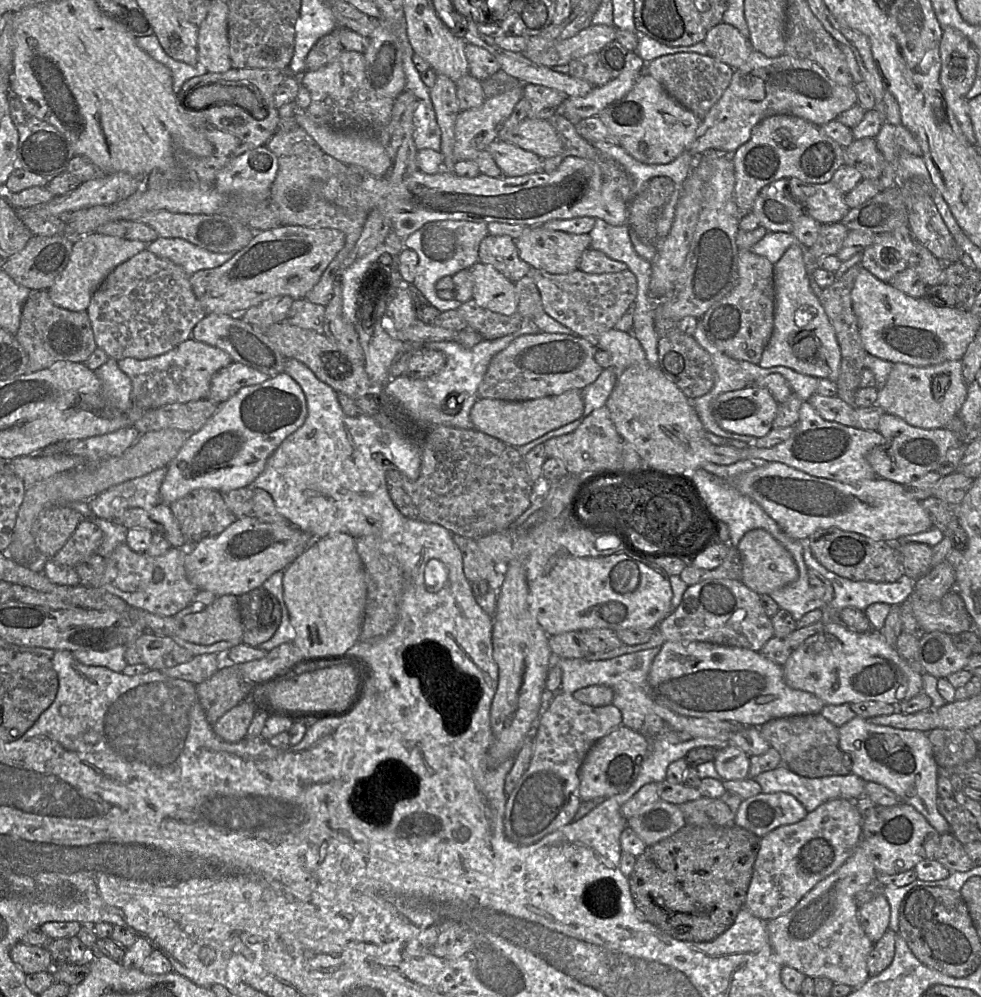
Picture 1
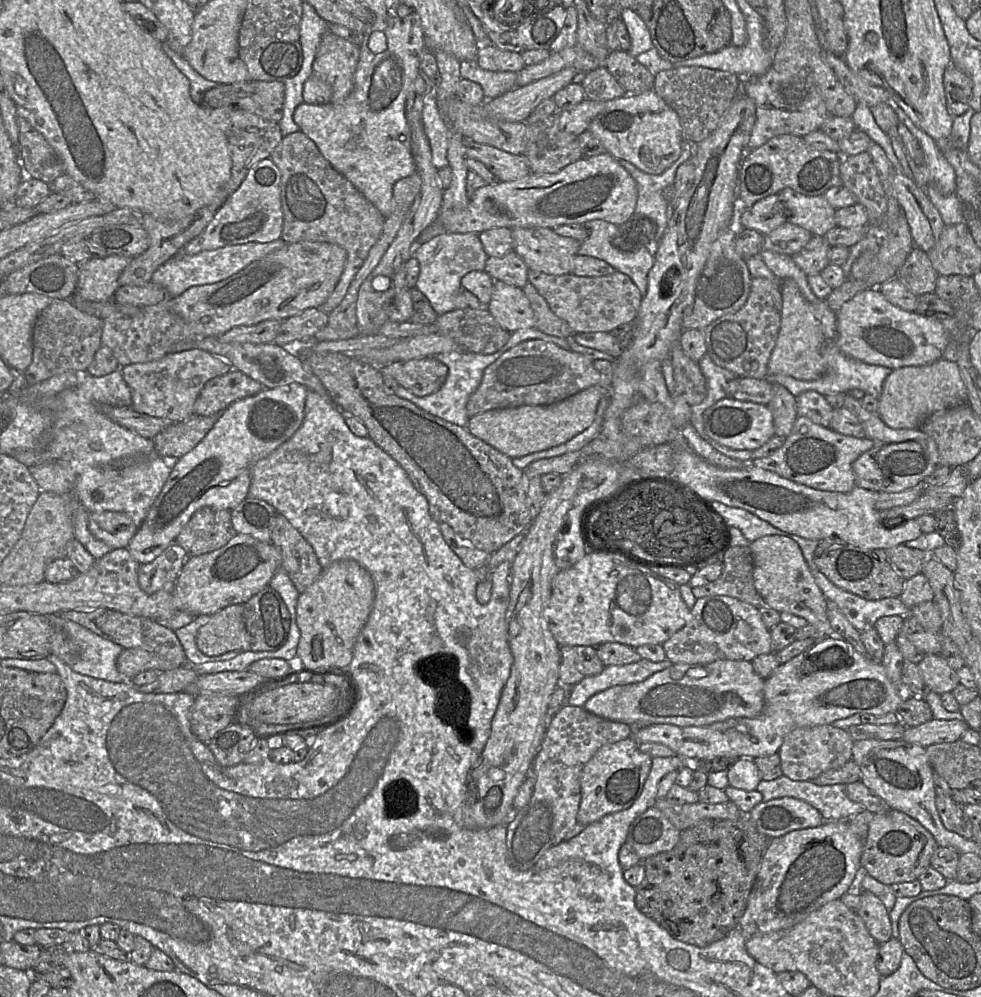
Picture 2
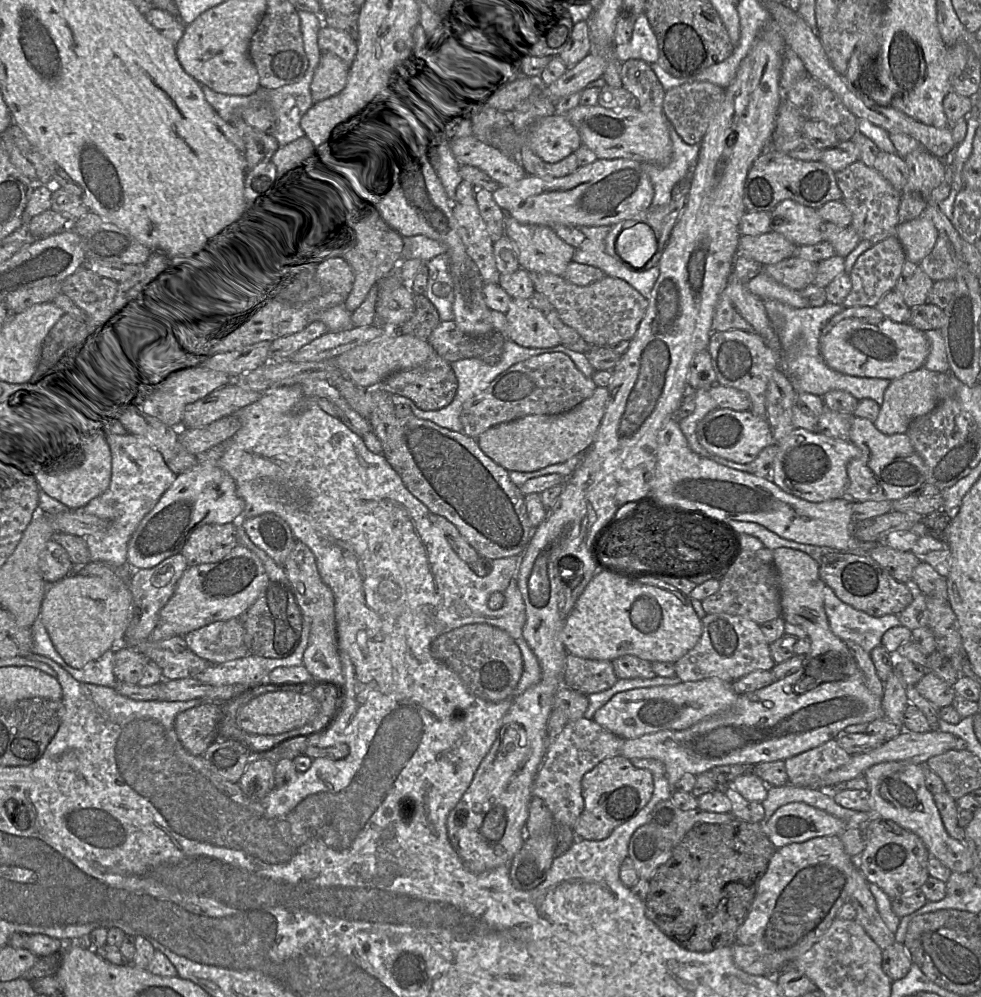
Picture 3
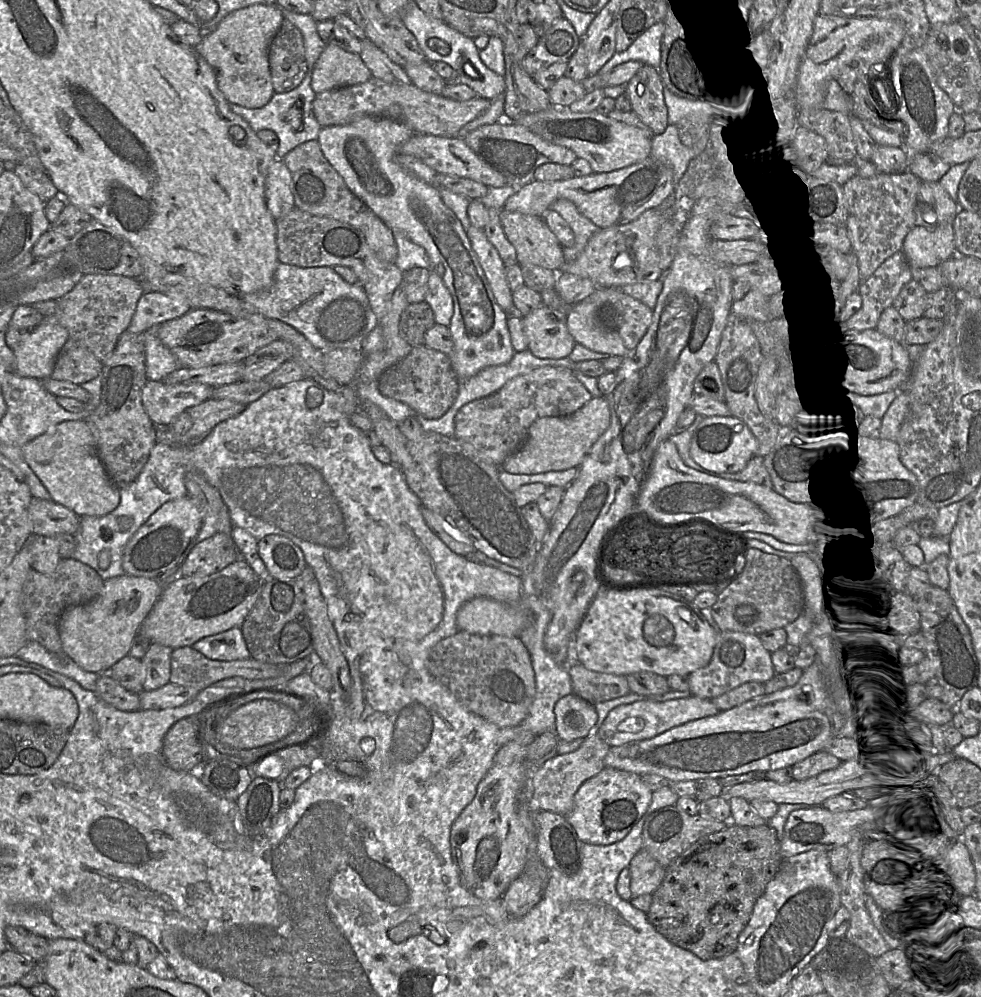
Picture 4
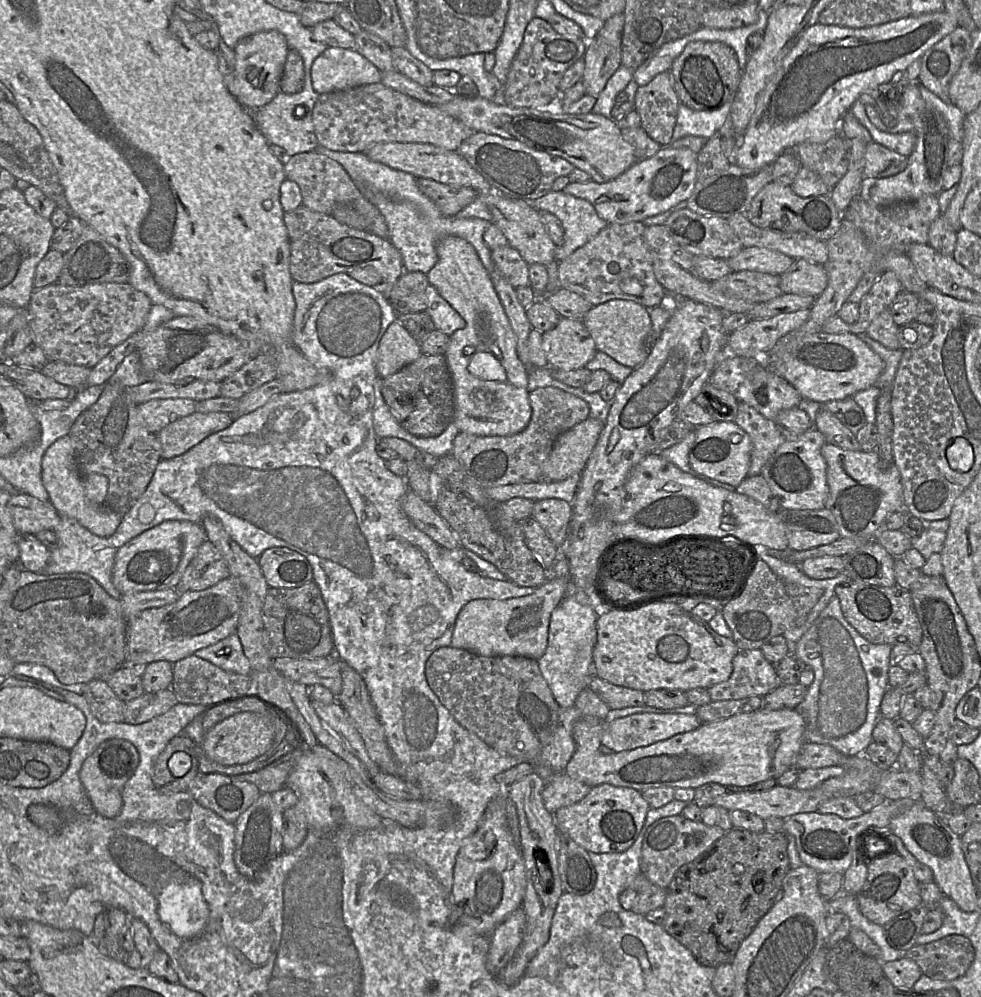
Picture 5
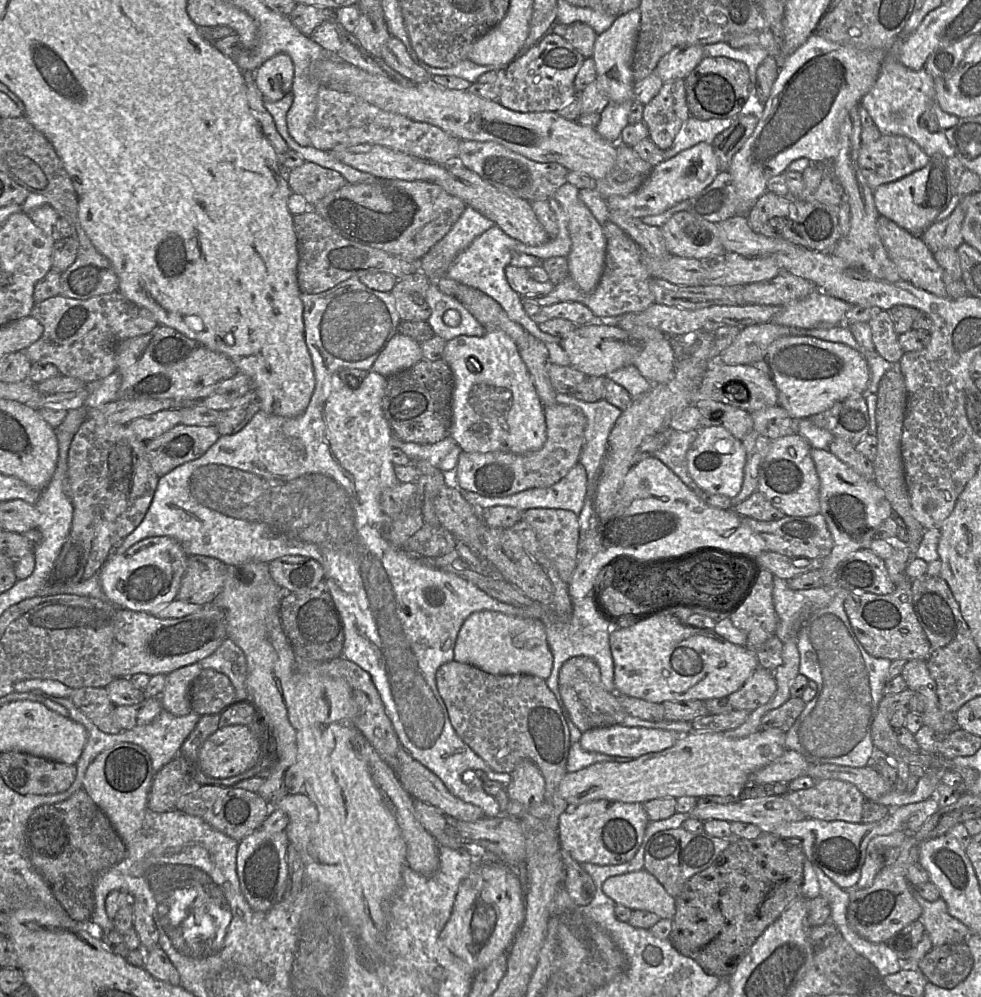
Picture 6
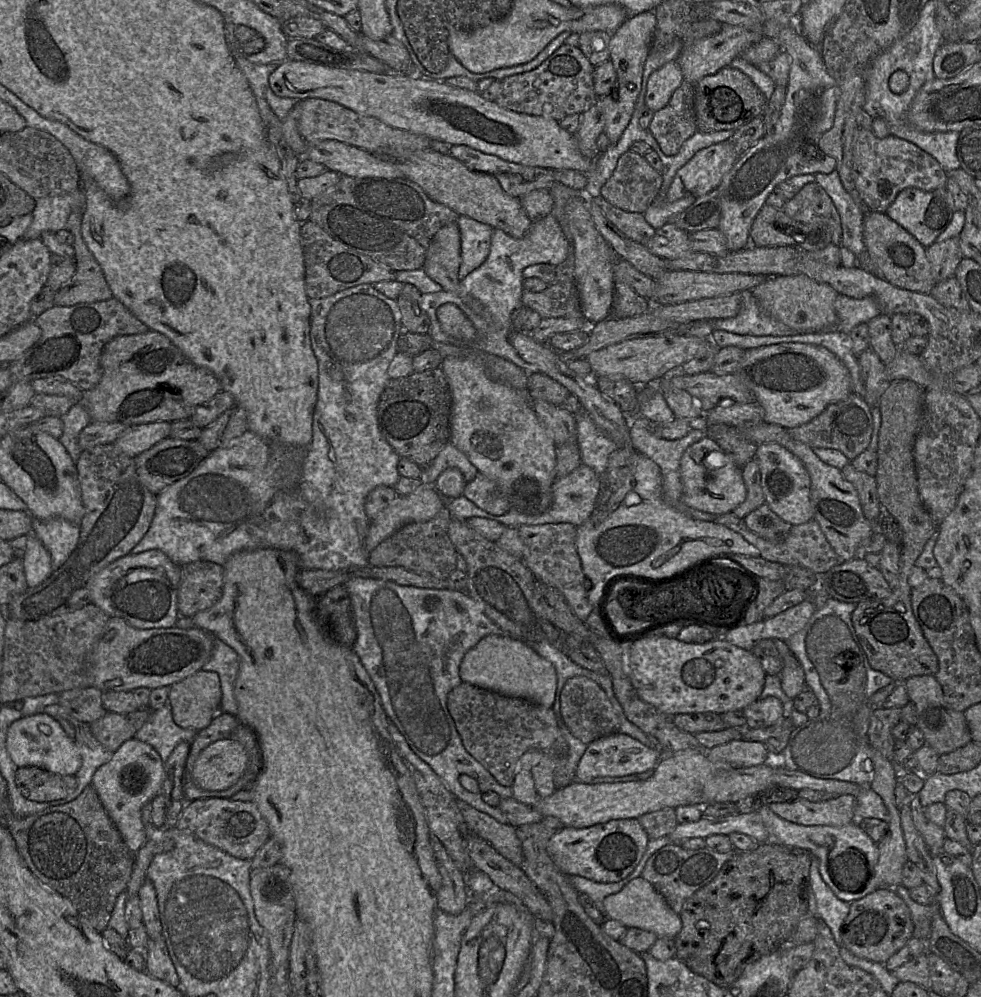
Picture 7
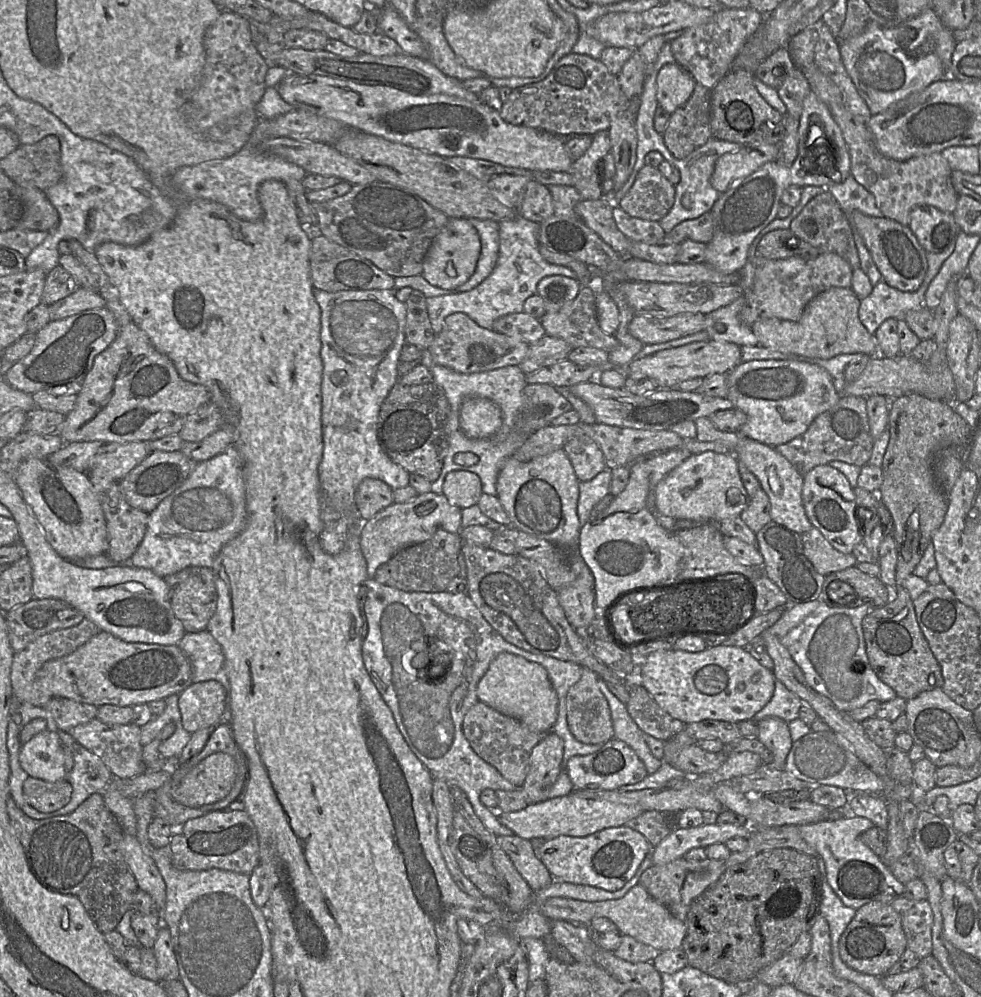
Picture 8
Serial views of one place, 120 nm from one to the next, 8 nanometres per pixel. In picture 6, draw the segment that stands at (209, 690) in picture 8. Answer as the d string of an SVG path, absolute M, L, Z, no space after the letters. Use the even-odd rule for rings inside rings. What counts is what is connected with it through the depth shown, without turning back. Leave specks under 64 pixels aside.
M194 663L165 675L165 686L160 695L165 711L175 716L184 716L192 711L190 690L201 670L199 663Z

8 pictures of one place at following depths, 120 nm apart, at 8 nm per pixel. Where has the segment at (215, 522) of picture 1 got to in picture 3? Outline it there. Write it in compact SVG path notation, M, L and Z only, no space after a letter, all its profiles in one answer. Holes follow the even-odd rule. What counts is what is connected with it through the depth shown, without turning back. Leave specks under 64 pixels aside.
M235 523L205 524L191 532L181 553L188 566L215 563L238 544Z

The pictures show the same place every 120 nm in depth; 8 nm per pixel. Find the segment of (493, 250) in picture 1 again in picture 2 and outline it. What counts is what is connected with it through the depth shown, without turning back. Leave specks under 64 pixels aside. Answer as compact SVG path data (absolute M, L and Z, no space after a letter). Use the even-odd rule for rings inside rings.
M515 250L502 257L488 257L485 271L495 281L502 281L521 289L528 282L529 268Z

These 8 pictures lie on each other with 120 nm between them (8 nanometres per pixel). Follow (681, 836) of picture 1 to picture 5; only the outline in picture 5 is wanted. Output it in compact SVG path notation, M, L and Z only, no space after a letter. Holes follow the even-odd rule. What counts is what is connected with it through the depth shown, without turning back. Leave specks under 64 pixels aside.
M732 827L707 852L694 861L683 865L676 872L666 889L666 897L662 907L665 911L665 917L661 923L662 927L685 946L700 964L716 968L722 964L732 962L743 940L752 932L760 919L771 909L782 894L783 882L791 870L787 847L787 839L783 832L766 832L765 830L762 832L750 832L745 829Z

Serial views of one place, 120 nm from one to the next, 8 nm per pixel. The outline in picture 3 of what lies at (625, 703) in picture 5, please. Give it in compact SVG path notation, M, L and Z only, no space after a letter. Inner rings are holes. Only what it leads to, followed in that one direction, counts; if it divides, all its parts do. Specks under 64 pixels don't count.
M567 654L562 686L589 695L609 689L617 680L612 661L585 659Z

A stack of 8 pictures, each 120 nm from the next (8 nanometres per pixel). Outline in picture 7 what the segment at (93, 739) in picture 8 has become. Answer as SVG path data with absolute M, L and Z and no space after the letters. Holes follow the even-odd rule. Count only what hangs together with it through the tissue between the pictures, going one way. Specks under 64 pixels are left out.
M138 708L130 713L106 712L90 724L93 736L111 753L123 742L134 738L136 732L147 722L151 709Z

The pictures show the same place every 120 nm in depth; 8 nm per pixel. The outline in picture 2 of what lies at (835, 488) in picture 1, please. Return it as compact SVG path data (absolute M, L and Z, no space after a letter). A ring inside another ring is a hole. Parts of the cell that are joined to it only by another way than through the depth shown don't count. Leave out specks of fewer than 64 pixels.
M681 442L680 446L675 448L672 473L662 476L668 477L683 495L696 497L710 505L710 502L717 501L730 507L744 509L775 528L806 539L820 541L837 537L859 547L887 550L897 545L904 545L907 541L917 539L922 534L917 519L904 520L893 528L886 528L882 524L880 511L875 508L879 492L857 486L847 493L817 490L751 465L740 469L721 468L697 455L688 448L685 442Z

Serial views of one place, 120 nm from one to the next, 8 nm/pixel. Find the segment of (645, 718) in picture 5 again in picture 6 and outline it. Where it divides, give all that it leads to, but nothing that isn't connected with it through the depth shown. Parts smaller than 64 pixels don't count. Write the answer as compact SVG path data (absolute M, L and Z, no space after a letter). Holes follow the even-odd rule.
M613 725L583 732L579 743L582 749L588 752L635 759L647 753L660 752L670 748L679 738L679 733L666 729Z

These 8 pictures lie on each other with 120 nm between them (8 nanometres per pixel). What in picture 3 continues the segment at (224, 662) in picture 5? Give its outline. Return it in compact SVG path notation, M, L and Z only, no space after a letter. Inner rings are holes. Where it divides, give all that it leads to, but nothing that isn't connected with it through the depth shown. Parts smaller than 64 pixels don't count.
M216 621L197 630L191 631L183 637L188 647L198 657L212 664L223 663L249 655L249 649L245 645L226 652L213 652L208 649L208 645L217 640L223 624L224 622L222 621Z

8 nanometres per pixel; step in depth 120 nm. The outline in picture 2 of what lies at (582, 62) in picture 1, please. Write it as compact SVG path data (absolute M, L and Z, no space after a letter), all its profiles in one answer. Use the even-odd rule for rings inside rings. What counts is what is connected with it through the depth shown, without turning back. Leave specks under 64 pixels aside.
M605 65L581 74L576 81L583 86L586 98L597 102L609 102L627 94Z

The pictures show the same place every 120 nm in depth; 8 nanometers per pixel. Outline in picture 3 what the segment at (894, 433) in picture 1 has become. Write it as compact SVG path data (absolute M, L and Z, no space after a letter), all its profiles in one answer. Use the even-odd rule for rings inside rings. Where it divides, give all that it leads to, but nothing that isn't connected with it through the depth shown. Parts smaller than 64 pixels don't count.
M851 417L849 441L860 450L860 457L847 464L849 487L845 496L852 502L899 500L914 493L925 482L925 465L906 433L886 435L868 419Z

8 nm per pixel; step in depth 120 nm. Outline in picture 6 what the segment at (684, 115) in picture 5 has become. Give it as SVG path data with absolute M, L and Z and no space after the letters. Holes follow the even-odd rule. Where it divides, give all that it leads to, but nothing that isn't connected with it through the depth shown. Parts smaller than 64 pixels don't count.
M690 116L676 135L672 146L662 154L662 161L668 160L701 142L712 143L714 138L732 123L733 119L700 120Z

